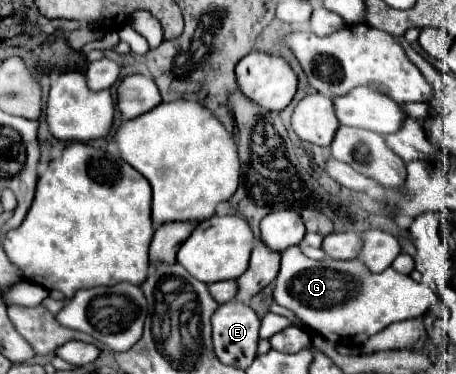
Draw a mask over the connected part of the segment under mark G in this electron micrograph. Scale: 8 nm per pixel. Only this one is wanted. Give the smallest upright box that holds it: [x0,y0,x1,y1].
[274,246,430,347]

